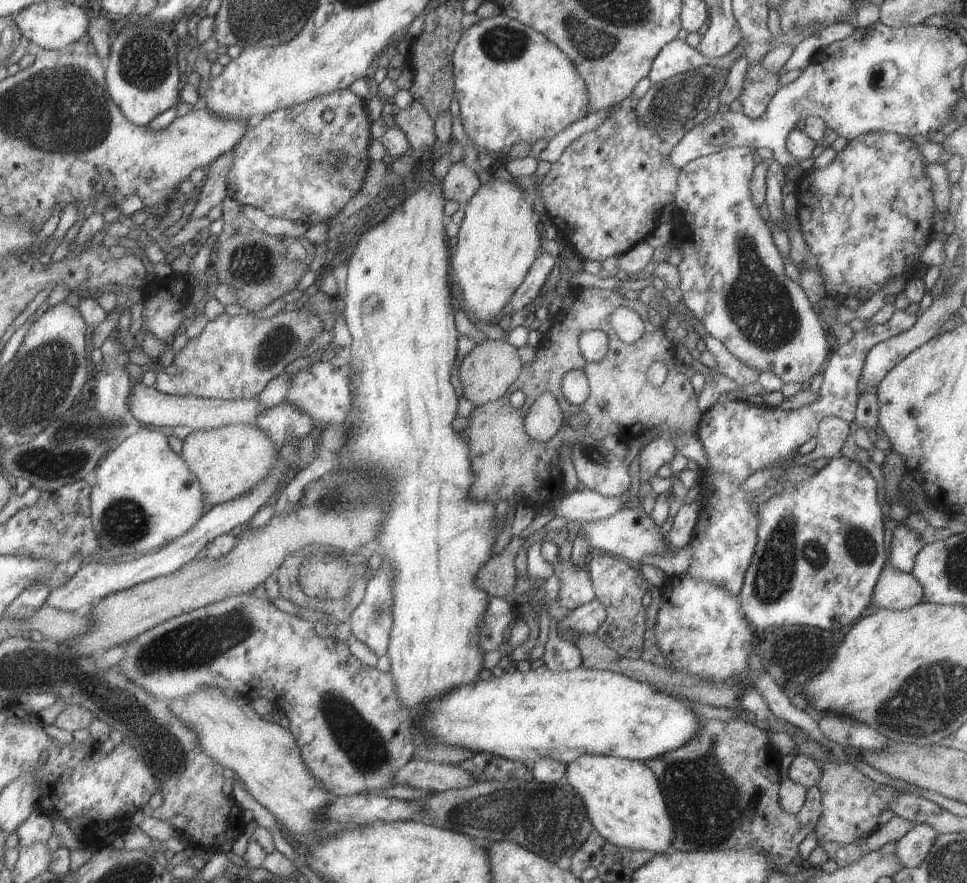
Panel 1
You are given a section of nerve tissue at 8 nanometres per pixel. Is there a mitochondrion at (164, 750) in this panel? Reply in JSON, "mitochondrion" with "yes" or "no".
{"mitochondrion":"yes"}

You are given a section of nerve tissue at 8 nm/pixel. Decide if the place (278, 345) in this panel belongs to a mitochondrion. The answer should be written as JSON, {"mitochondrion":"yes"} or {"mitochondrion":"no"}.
{"mitochondrion":"yes"}

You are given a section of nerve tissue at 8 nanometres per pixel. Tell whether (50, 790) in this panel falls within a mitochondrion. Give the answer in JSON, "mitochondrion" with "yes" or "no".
{"mitochondrion":"no"}

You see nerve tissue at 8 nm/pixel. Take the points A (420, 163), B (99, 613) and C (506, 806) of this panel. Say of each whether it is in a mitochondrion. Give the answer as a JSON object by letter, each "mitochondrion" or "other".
{"A":"other","B":"other","C":"mitochondrion"}

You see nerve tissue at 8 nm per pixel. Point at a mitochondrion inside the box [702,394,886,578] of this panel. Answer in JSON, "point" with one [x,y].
{"point":[861,547]}

